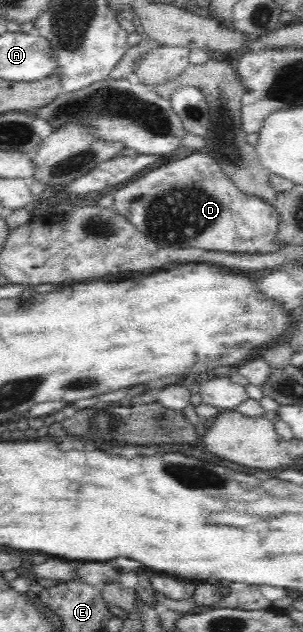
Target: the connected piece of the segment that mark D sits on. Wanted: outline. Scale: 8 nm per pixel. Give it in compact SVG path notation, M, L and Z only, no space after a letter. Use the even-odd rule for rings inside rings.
M196 152L196 154L190 154L188 158L182 158L182 160L176 160L176 162L172 162L172 164L160 166L160 168L156 168L156 170L144 174L142 178L134 180L132 184L124 184L124 186L114 189L111 193L113 195L113 211L130 220L144 236L147 236L162 248L202 248L202 250L212 250L212 252L240 252L240 254L242 254L242 252L248 252L250 254L262 252L262 254L264 254L265 252L272 252L279 248L279 246L274 243L274 236L276 236L278 230L279 210L266 203L266 201L262 201L260 197L249 197L242 193L242 191L232 183L230 177L222 172L222 169L220 169L220 165L216 163L216 160L210 158L208 154Z

